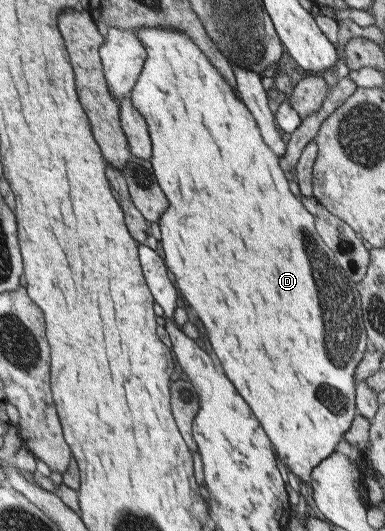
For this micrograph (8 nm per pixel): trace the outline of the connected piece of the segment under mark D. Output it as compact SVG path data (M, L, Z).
M141 27L135 29L136 38L142 43L145 50L145 61L140 75L132 87L129 99L131 105L140 113L147 126L147 133L151 140L151 167L155 175L156 184L168 200L168 210L160 216L160 246L164 254L164 264L168 272L174 276L174 284L186 304L196 312L198 320L204 324L208 332L208 340L218 356L226 378L234 384L236 392L244 398L256 418L262 418L262 426L266 426L266 434L270 434L270 442L274 442L274 450L278 450L278 458L290 472L297 476L301 484L308 483L310 473L320 461L326 459L334 452L334 446L342 440L342 434L352 425L356 415L355 410L355 378L354 369L364 351L366 351L365 330L363 329L361 308L355 283L342 276L329 255L329 248L316 232L316 220L309 214L306 206L292 196L288 190L288 182L278 166L278 156L264 144L256 121L250 111L242 104L233 88L226 84L225 78L216 72L216 68L206 60L206 54L199 46L182 31L168 27Z

